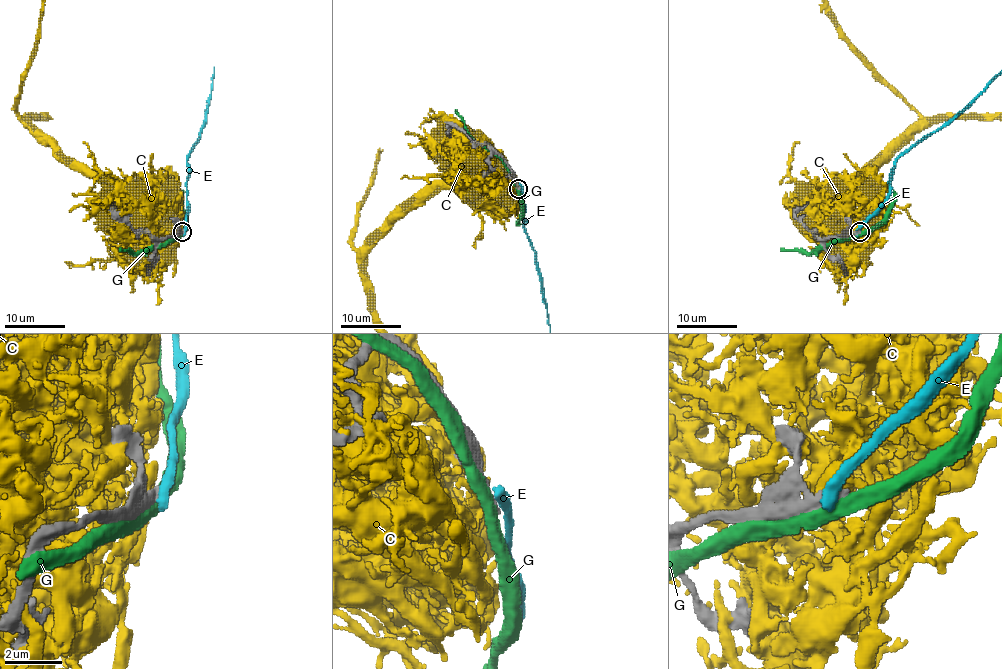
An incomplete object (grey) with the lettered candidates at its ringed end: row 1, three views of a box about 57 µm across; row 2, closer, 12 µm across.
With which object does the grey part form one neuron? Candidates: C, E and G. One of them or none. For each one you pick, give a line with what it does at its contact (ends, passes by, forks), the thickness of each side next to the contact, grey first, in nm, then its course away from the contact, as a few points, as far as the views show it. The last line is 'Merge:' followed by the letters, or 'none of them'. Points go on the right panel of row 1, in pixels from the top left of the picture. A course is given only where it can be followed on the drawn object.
Merge: none of them

